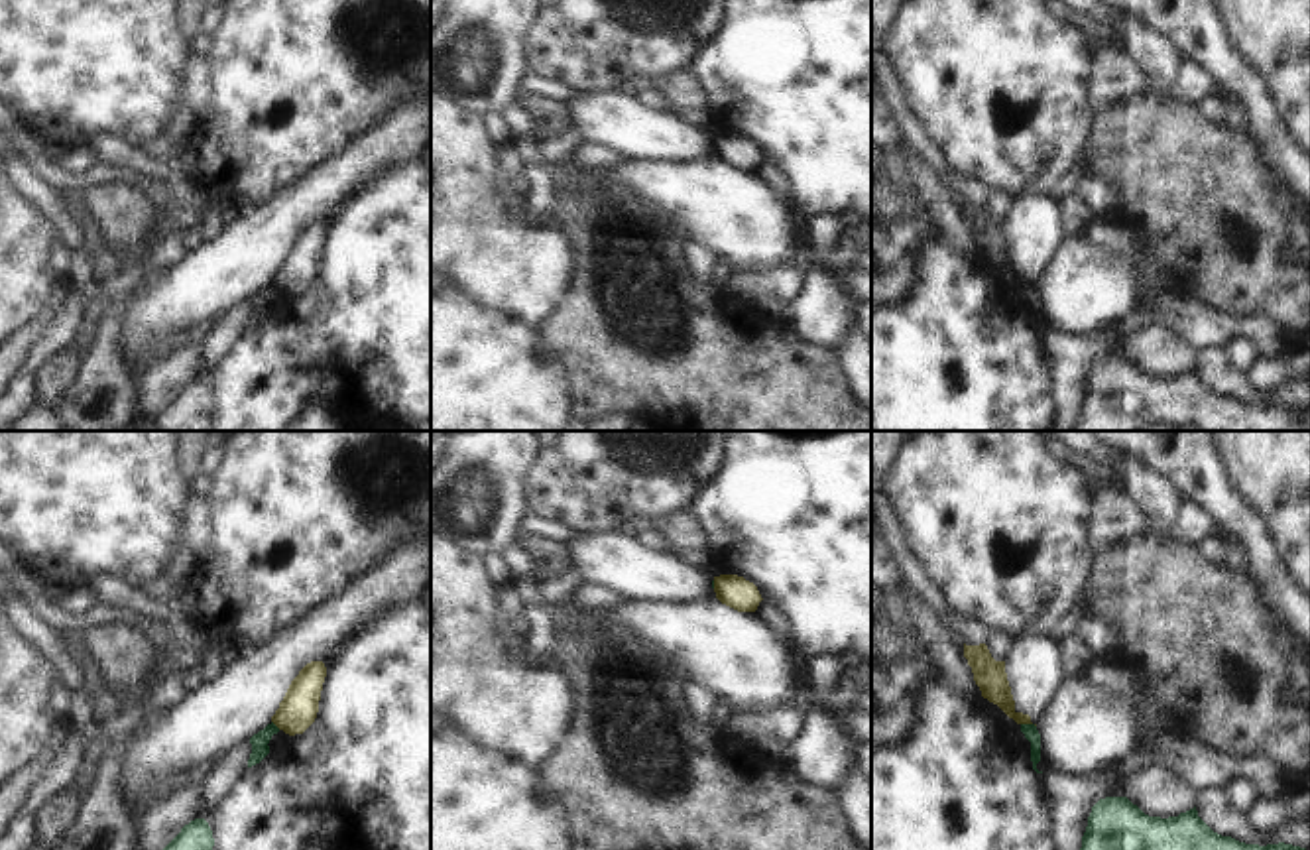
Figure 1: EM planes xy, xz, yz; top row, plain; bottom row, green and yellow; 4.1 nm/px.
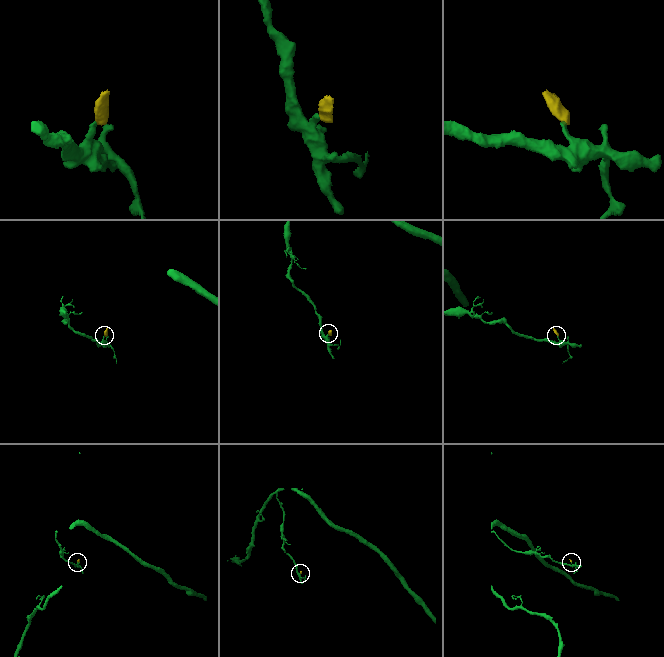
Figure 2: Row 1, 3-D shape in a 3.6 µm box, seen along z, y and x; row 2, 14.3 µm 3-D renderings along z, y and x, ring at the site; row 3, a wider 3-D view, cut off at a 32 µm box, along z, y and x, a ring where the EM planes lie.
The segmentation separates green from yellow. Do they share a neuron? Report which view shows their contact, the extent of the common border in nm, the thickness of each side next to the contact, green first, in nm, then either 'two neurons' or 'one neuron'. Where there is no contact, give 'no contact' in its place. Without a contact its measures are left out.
meets green in yz; contact 70 nm long; 60 nm thick on the green side, 130 nm on the other; two neurons

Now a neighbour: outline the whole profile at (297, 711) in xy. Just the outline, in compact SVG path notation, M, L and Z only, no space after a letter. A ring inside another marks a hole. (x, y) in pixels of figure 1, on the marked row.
M323 661L307 663L291 681L271 722L289 736L303 734L317 718L325 677Z

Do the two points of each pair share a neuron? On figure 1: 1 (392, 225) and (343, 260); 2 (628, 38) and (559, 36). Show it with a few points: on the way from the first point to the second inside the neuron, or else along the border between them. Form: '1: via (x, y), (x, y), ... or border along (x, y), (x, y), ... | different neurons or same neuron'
1: via (380, 237), (355, 260) | same neuron
2: via (610, 36), (577, 36) | same neuron

